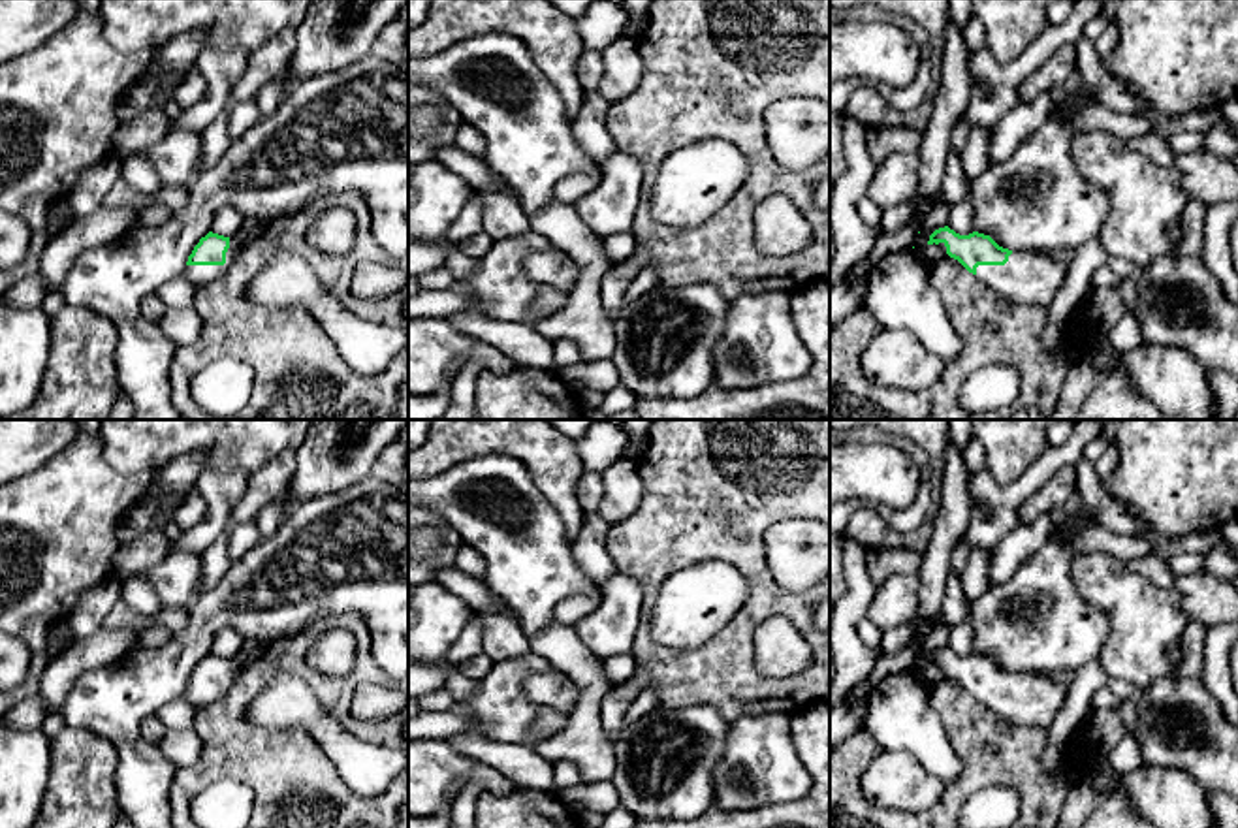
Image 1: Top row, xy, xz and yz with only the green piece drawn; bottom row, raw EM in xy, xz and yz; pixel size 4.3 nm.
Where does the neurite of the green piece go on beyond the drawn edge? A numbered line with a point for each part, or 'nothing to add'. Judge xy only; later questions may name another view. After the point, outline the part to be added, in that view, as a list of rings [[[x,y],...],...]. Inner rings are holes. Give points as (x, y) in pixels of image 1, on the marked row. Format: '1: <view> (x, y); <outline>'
1: xy (198, 275); [[[230,237],[230,248],[226,252],[226,263],[224,265],[186,265],[183,275],[186,277],[186,280],[194,288],[209,284],[214,279],[222,277],[230,269],[230,265],[233,263],[239,250],[241,250],[241,245],[237,243],[237,239]]]

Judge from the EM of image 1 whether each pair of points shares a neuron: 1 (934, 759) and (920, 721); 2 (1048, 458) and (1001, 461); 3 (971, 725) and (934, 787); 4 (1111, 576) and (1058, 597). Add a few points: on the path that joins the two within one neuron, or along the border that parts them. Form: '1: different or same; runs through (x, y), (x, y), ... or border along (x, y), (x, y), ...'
1: same; runs through (932, 749), (920, 731)
2: different; border along (1048, 446), (1013, 482), (999, 484)
3: different; border along (947, 787), (928, 808)
4: different; border along (1077, 556), (1073, 582), (1109, 621)

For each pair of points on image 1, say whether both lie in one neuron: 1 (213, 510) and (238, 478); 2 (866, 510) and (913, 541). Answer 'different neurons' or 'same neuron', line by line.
1: same neuron
2: same neuron

